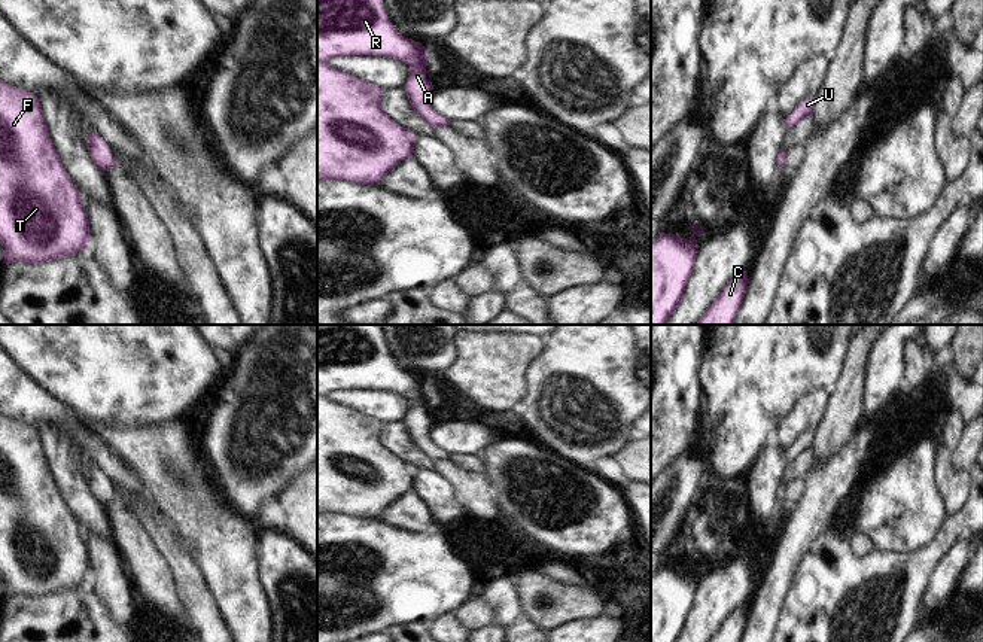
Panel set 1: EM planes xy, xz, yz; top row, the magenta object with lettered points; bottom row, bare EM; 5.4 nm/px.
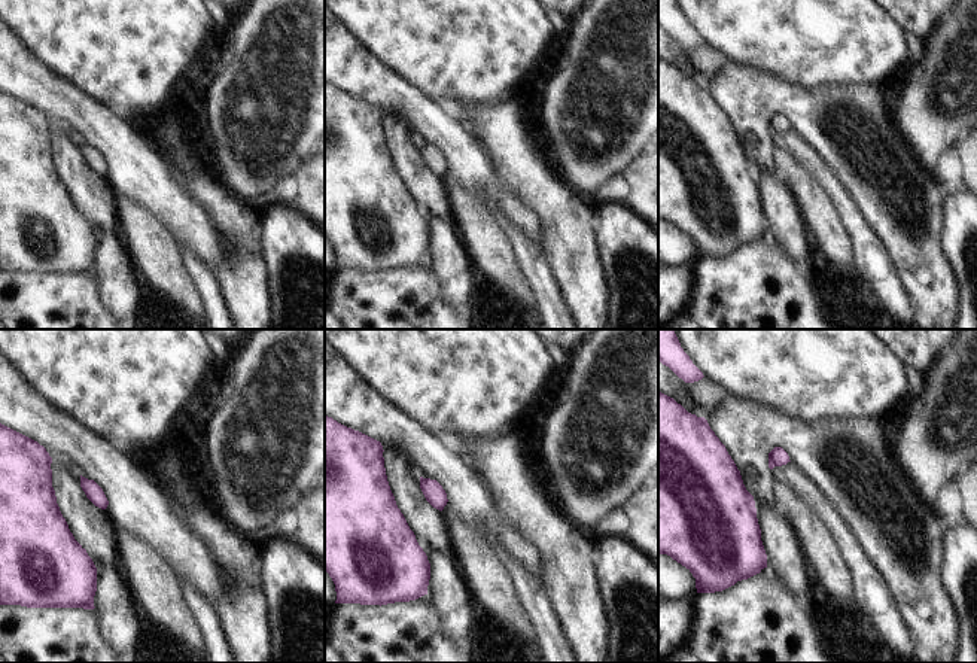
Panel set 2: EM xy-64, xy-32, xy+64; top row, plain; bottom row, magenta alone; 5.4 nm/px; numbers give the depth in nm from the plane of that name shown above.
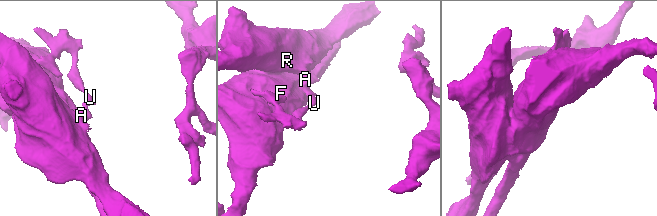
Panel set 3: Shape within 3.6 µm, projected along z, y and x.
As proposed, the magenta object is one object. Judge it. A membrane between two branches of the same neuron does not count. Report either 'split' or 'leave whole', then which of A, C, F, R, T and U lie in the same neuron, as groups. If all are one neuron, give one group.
leave whole | A C F R T U

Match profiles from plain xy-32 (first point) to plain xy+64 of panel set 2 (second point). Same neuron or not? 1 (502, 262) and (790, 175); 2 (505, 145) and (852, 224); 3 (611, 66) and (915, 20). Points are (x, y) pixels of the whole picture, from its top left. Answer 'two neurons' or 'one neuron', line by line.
1: one neuron
2: two neurons
3: two neurons

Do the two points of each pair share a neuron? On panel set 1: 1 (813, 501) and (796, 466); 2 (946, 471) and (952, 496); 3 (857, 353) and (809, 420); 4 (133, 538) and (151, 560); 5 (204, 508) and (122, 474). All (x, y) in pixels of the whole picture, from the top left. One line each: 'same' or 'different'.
1: different
2: same
3: different
4: same
5: different

